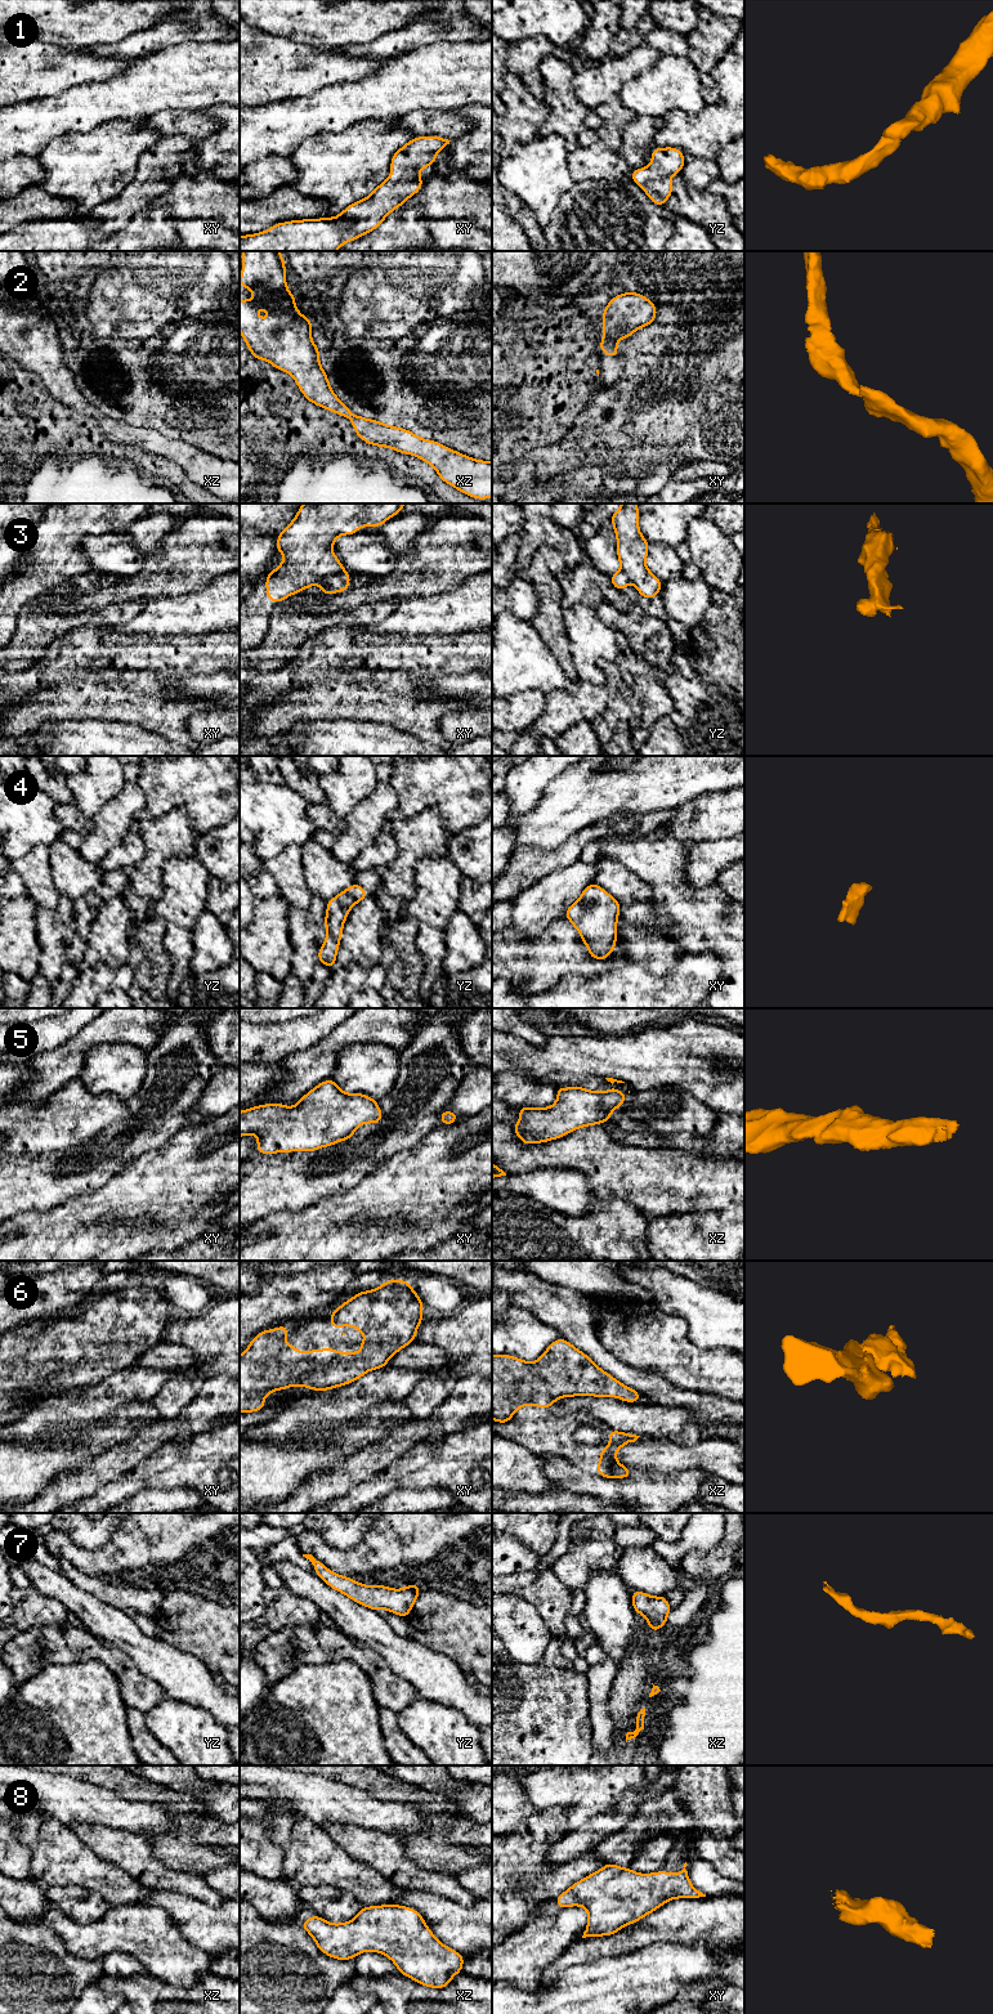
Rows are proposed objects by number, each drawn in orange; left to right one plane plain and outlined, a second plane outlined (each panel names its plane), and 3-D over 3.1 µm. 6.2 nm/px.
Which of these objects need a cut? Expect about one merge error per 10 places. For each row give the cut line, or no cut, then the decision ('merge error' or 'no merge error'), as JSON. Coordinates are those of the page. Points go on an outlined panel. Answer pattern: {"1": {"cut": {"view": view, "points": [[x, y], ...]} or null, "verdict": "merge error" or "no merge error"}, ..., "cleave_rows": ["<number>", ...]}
{"1": {"cut": null, "verdict": "no merge error"}, "2": {"cut": null, "verdict": "no merge error"}, "3": {"cut": null, "verdict": "no merge error"}, "4": {"cut": null, "verdict": "no merge error"}, "5": {"cut": null, "verdict": "no merge error"}, "6": {"cut": null, "verdict": "no merge error"}, "7": {"cut": null, "verdict": "no merge error"}, "8": {"cut": null, "verdict": "no merge error"}, "cleave_rows": []}

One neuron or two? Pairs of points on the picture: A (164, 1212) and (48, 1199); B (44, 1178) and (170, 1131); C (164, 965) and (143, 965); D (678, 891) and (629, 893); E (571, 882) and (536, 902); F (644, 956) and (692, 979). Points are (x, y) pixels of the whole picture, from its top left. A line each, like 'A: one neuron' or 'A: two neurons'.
A: two neurons
B: one neuron
C: two neurons
D: two neurons
E: one neuron
F: two neurons

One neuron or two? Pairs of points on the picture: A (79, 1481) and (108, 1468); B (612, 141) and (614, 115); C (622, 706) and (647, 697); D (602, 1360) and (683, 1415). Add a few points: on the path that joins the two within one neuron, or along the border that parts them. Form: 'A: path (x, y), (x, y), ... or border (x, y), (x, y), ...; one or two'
A: path (86, 1481), (101, 1469); one
B: path (612, 134), (614, 121); one
C: border (621, 675), (640, 705), (643, 721); two
D: border (651, 1401), (684, 1406), (697, 1418); two

